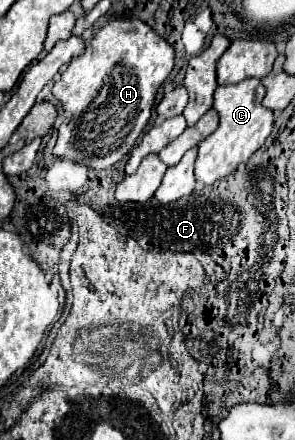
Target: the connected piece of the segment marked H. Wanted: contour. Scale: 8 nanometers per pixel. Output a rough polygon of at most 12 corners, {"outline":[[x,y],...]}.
{"outline":[[115,18],[53,84],[55,156],[119,164],[173,70],[173,46]]}

